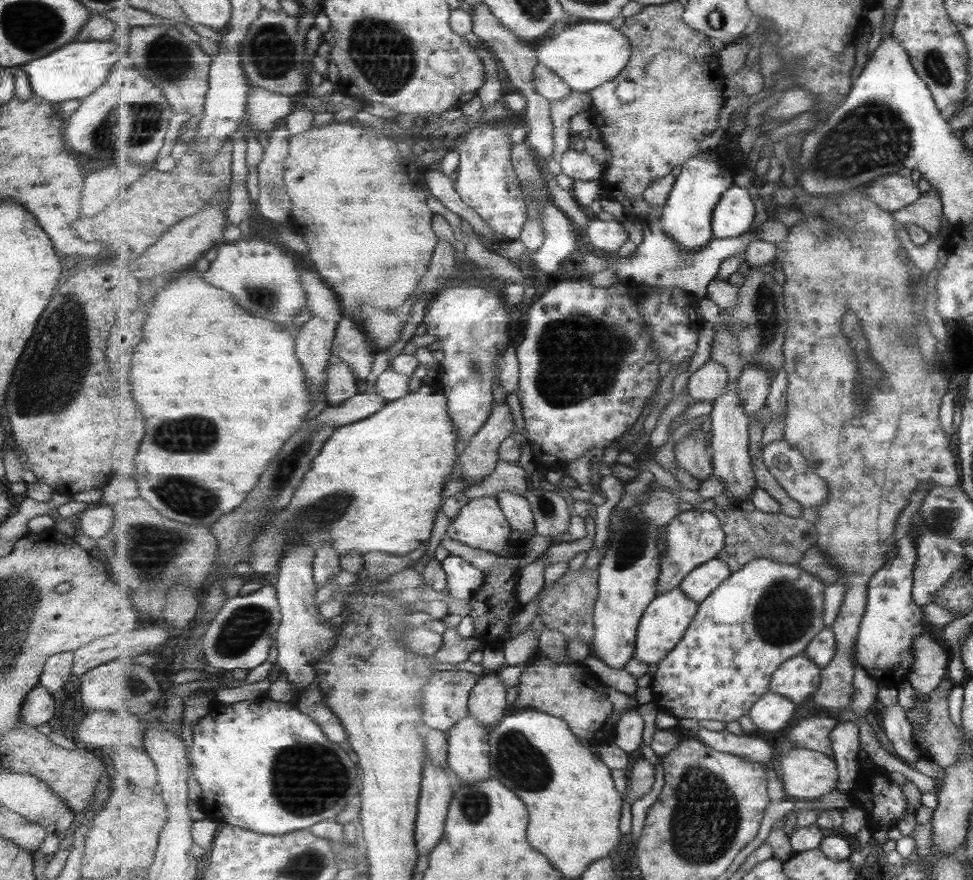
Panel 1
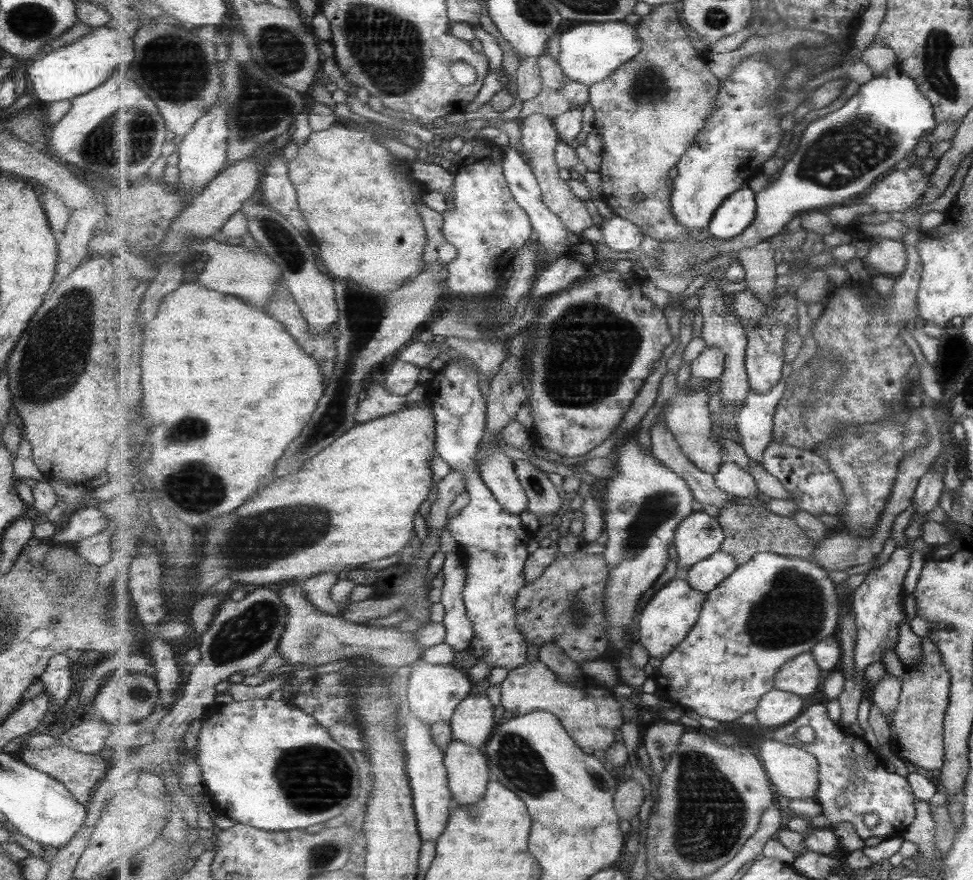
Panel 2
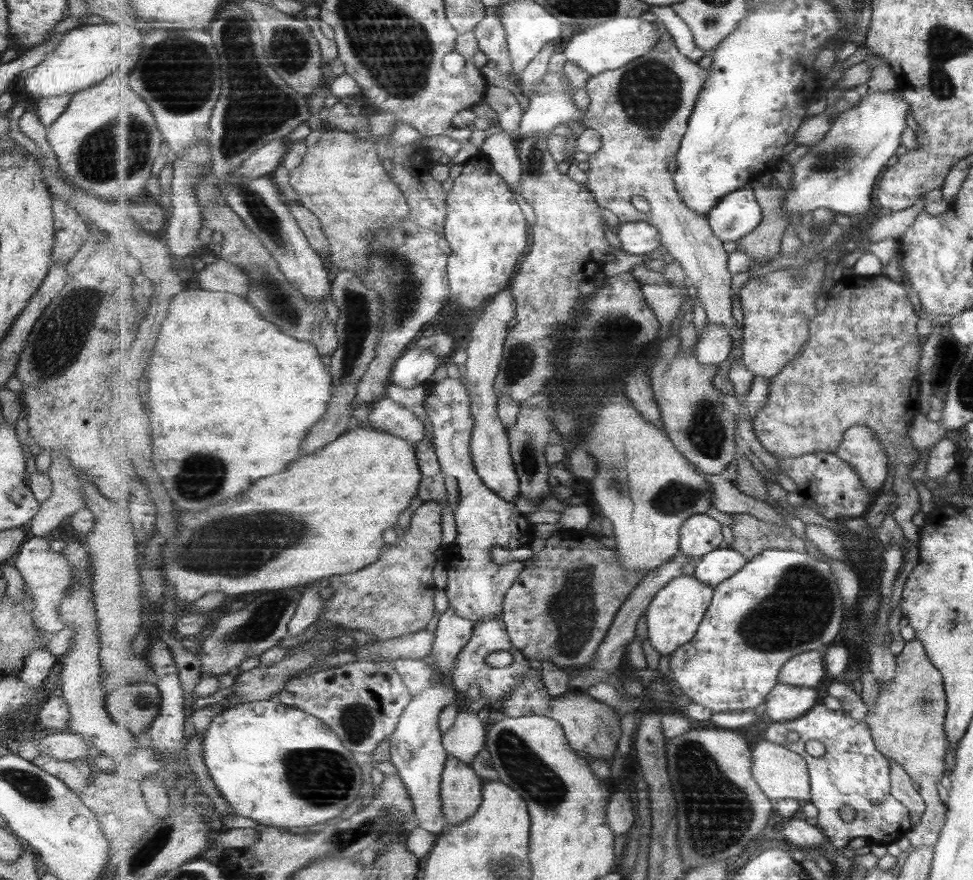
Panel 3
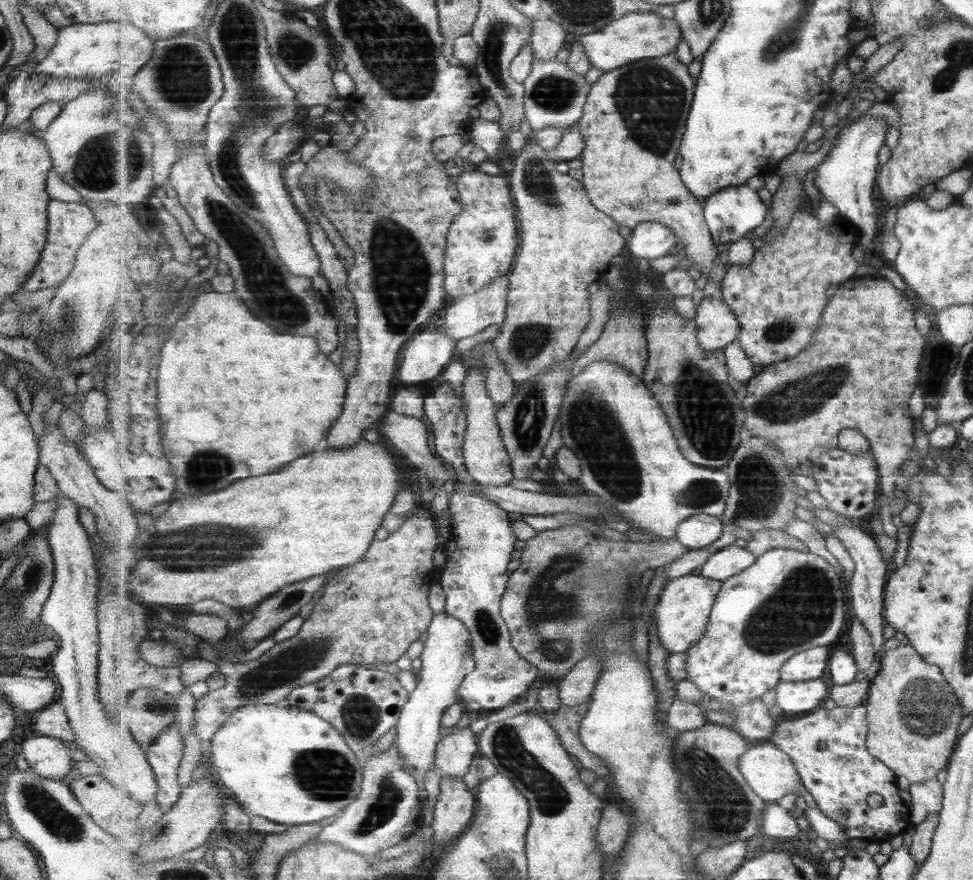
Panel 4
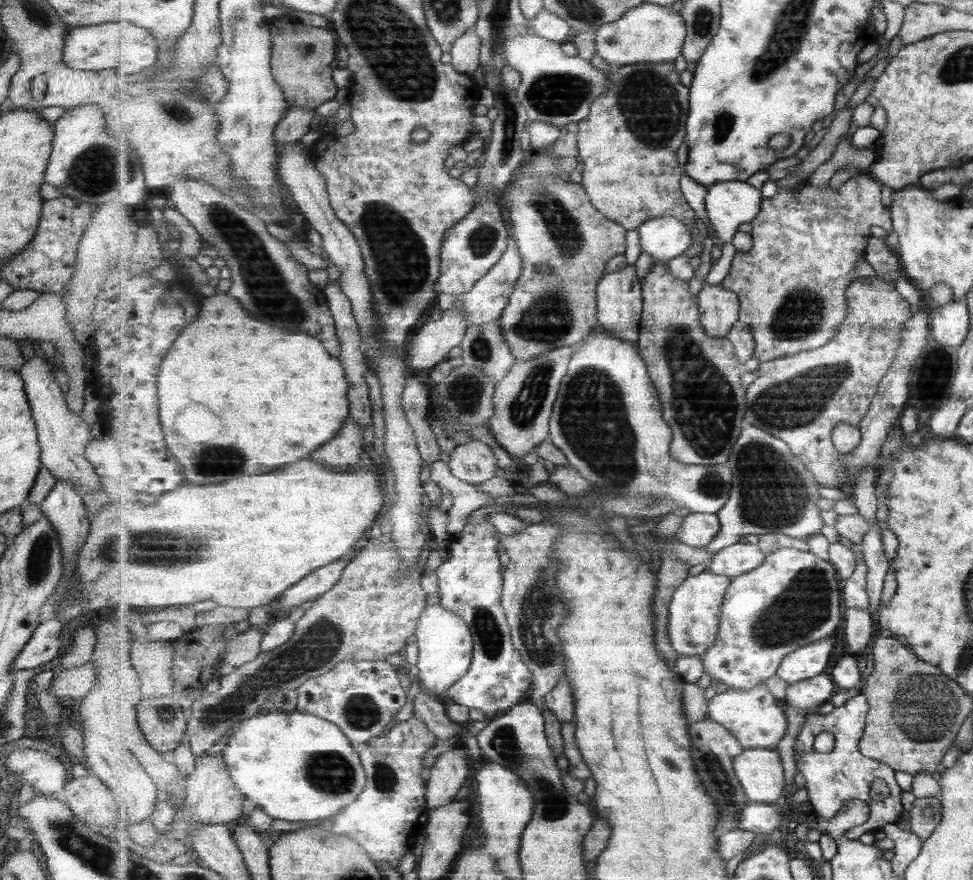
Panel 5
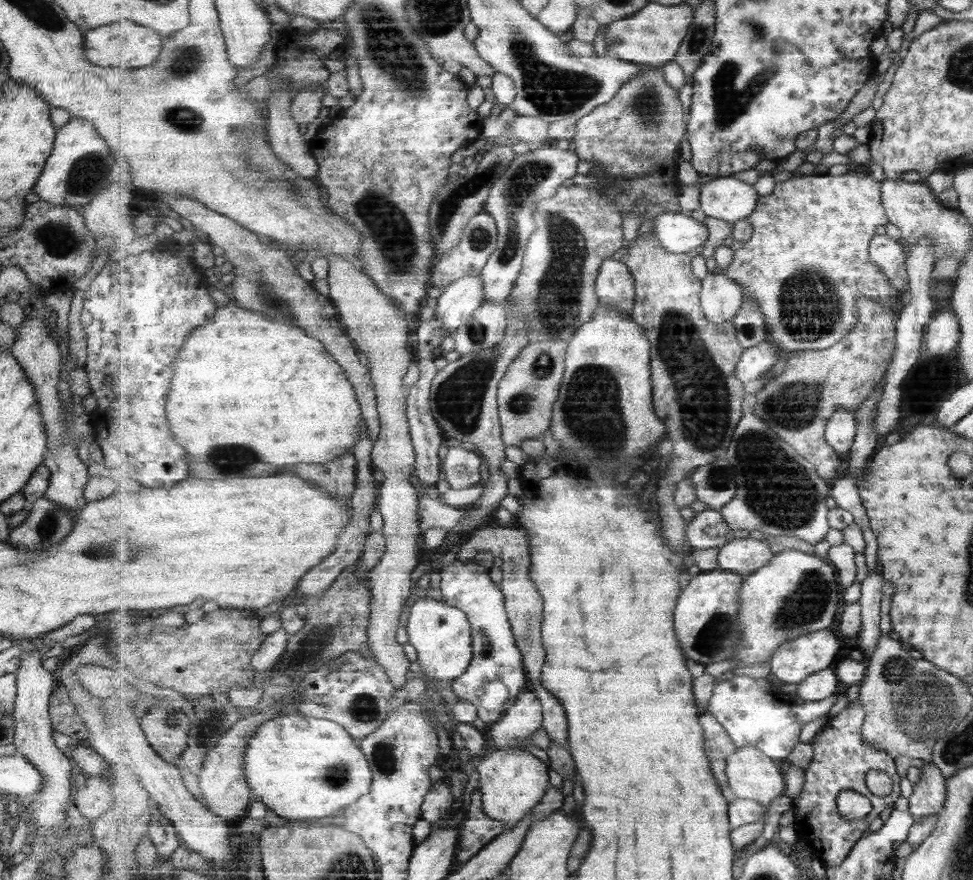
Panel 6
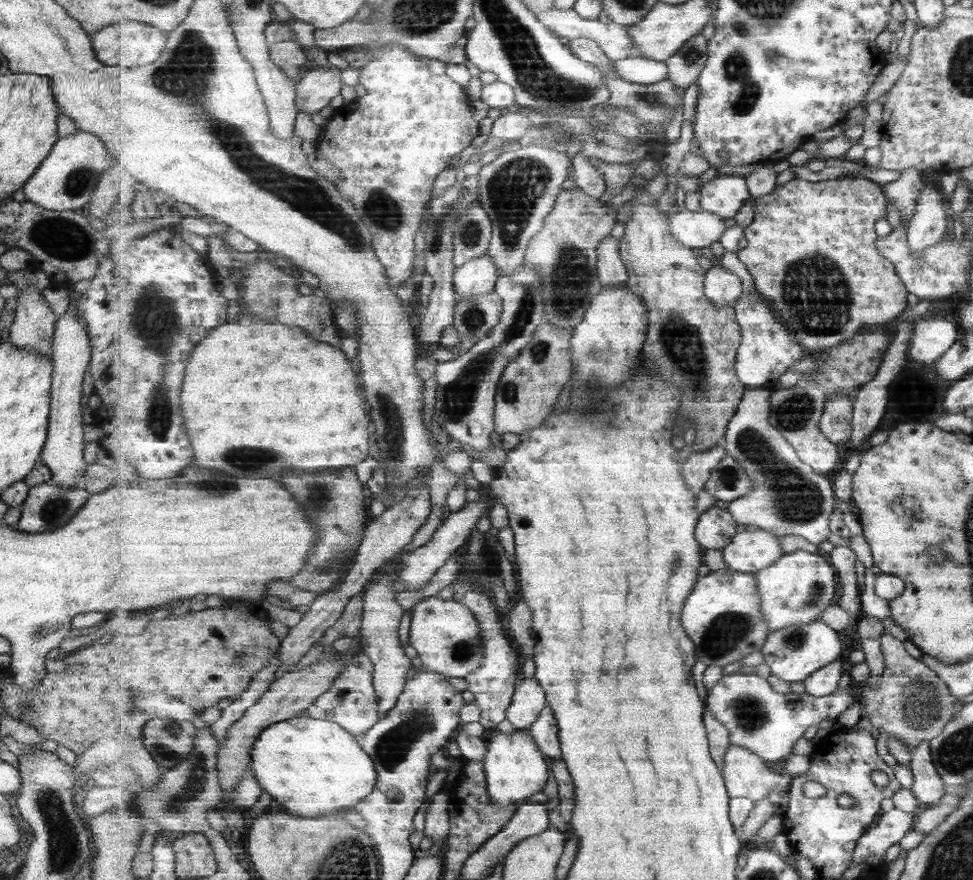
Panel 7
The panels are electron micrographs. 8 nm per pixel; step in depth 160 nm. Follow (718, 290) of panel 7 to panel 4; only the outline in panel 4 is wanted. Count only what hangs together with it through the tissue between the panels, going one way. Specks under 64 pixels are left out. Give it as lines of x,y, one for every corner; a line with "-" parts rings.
720,294
703,298
696,308
698,339
706,352
725,349
740,335
741,321

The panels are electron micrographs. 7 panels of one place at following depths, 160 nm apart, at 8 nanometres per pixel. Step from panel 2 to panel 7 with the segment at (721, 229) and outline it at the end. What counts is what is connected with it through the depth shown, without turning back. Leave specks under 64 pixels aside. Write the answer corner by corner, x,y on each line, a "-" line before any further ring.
723,175
702,185
702,210
714,212
723,219
736,218
752,197
746,178

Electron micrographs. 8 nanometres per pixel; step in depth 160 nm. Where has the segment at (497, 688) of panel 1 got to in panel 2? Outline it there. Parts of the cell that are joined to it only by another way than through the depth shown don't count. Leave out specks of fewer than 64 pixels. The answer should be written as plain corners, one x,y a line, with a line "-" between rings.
473,691
455,710
455,715
451,720
454,738
475,748
480,748
485,753
489,736
491,736
493,729
497,727
493,720
495,720
495,707
491,704
489,696
484,692

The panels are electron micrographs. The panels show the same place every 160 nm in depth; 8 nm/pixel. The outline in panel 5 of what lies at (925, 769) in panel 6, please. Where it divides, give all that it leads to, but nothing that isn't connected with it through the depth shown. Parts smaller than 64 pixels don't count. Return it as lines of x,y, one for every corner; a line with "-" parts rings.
937,796
916,798
911,811
907,812
909,830
924,841
941,819
942,805

